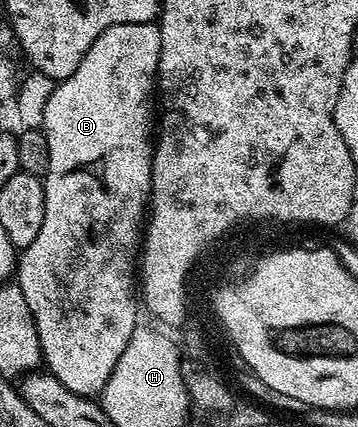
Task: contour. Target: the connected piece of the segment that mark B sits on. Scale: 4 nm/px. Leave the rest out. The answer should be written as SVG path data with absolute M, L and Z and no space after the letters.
M152 22L152 23L150 23L150 24L122 24L122 25L121 25L121 26L113 26L113 27L112 27L112 28L110 28L110 29L109 29L109 30L105 30L105 34L101 34L101 38L97 38L97 42L93 42L93 46L89 46L89 50L88 50L88 51L87 51L87 53L86 53L86 54L85 54L85 58L84 58L84 59L83 59L83 61L82 61L82 62L81 62L81 66L77 66L77 70L73 70L73 74L72 74L72 75L71 75L71 76L70 76L70 77L69 77L69 78L65 78L65 79L64 79L64 80L61 80L61 81L58 81L58 83L56 83L56 85L55 85L55 88L54 88L54 90L52 90L52 96L51 96L51 97L50 97L50 98L49 98L49 100L48 100L48 104L47 104L47 105L46 105L46 106L45 106L45 112L44 112L44 118L43 118L43 125L42 125L42 127L41 127L41 128L42 128L42 131L44 131L44 132L46 132L46 133L47 133L47 141L48 141L48 142L49 142L49 170L48 170L48 171L47 171L47 174L46 174L46 177L45 177L45 179L44 179L44 180L43 180L43 189L44 189L44 190L45 190L45 222L41 222L41 230L40 230L40 231L39 231L39 233L38 233L38 234L37 234L37 238L33 238L33 242L32 242L32 243L31 243L31 245L30 245L30 246L29 246L29 247L28 247L28 248L24 248L24 249L22 249L22 251L20 251L20 252L19 252L19 253L18 253L18 256L17 256L17 283L19 283L19 285L20 285L20 286L21 286L21 294L25 294L25 302L26 302L26 303L27 303L27 304L28 304L28 306L29 306L29 314L33 314L33 322L37 322L37 338L41 338L41 350L42 350L42 351L43 351L43 364L44 364L44 365L45 365L45 368L46 368L46 371L47 371L47 372L49 372L49 373L51 373L51 374L52 374L52 375L54 375L54 376L55 376L55 377L56 377L56 378L57 378L57 380L58 380L58 381L59 381L59 382L61 382L61 385L63 385L63 386L67 386L67 387L68 387L68 388L69 388L69 390L71 390L71 391L73 391L73 393L74 393L74 394L77 394L77 395L81 395L81 396L89 396L89 397L92 397L92 398L95 398L95 397L98 397L98 396L99 396L99 395L100 395L100 393L101 393L101 392L102 392L102 390L103 390L103 387L105 387L105 385L106 385L106 383L107 383L107 382L109 382L109 378L110 378L110 375L111 375L111 374L113 374L113 370L114 370L114 367L115 367L115 366L117 366L117 362L118 362L118 359L119 359L119 358L121 358L121 354L122 354L122 351L123 351L123 350L125 350L125 346L128 346L128 344L129 344L129 340L130 340L130 336L131 336L131 335L132 335L132 334L134 334L134 332L135 332L135 330L136 330L136 329L137 329L137 325L138 325L138 324L139 324L139 323L140 323L140 321L139 321L139 322L138 322L138 320L139 320L139 308L140 308L140 305L139 305L139 304L138 304L138 303L137 303L137 253L138 253L138 252L139 252L139 251L140 251L140 248L141 248L141 237L142 237L142 236L143 236L143 235L144 235L144 232L145 232L145 217L146 217L146 216L147 216L147 215L148 215L148 212L149 212L149 201L150 201L150 198L151 198L151 157L152 157L152 155L153 155L153 112L152 112L152 116L151 116L151 100L152 100L152 104L153 104L153 97L154 97L154 96L155 96L155 95L156 95L156 92L157 92L157 73L158 73L158 71L159 71L159 55L160 55L160 54L161 54L161 30L160 30L160 29L159 29L159 26L158 26L158 23L155 23L155 22Z

